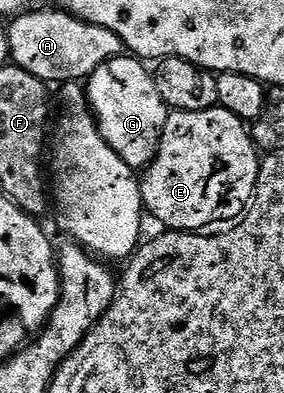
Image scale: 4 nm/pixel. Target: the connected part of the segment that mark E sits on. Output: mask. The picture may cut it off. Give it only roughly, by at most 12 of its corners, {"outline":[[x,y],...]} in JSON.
{"outline":[[220,104],[174,110],[141,201],[173,232],[253,201],[253,135]]}

